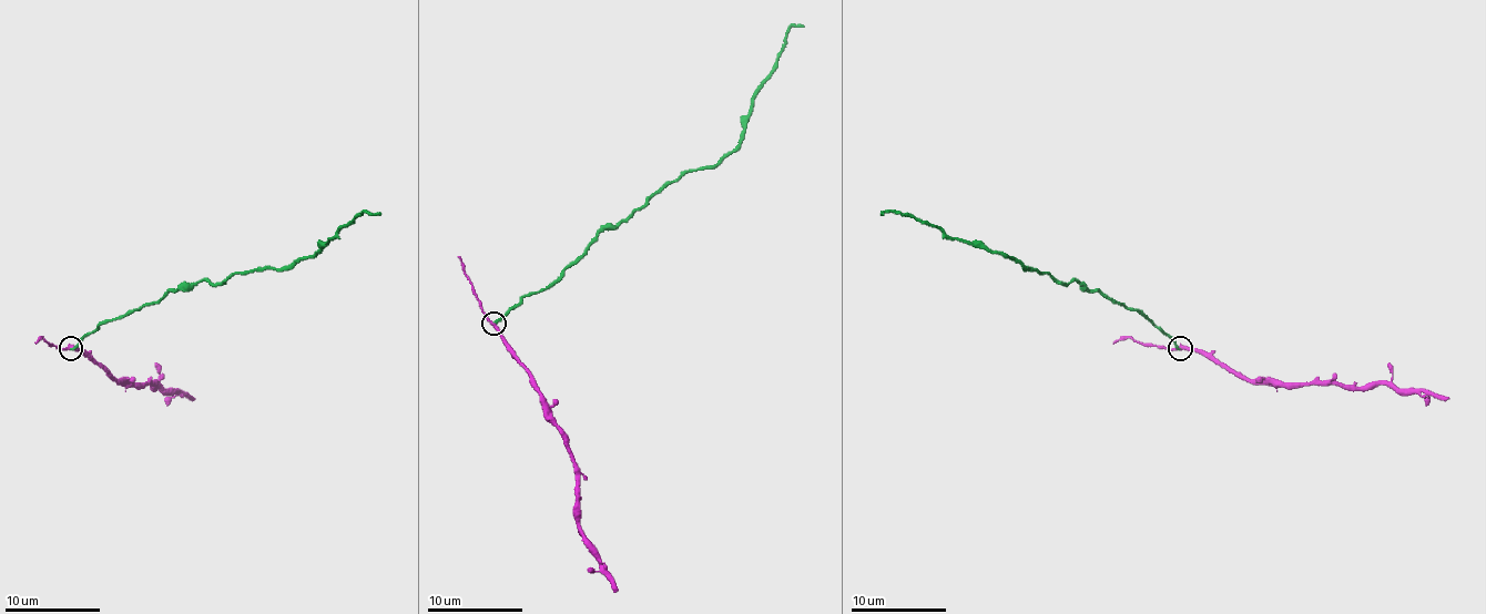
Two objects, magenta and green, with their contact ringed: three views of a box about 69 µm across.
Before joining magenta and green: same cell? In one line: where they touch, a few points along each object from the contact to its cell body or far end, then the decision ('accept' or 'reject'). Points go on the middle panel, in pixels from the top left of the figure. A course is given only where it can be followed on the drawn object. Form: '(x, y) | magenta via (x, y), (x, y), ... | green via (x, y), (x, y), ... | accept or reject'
(494, 323) | magenta via (492, 324), (505, 345), (529, 374), (546, 417), (565, 436), (577, 477), (579, 531), (600, 572), (617, 591) | green via (495, 324), (604, 228), (689, 171), (714, 169), (741, 137), (786, 30), (803, 26) | reject

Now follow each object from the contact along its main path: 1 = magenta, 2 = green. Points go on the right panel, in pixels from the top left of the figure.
1: (1181, 349), (1202, 349), (1231, 372), (1250, 380), (1388, 385), (1447, 399)
2: (1181, 349), (1144, 315), (1078, 279), (1059, 282), (1049, 273), (949, 239), (916, 217), (883, 215)

